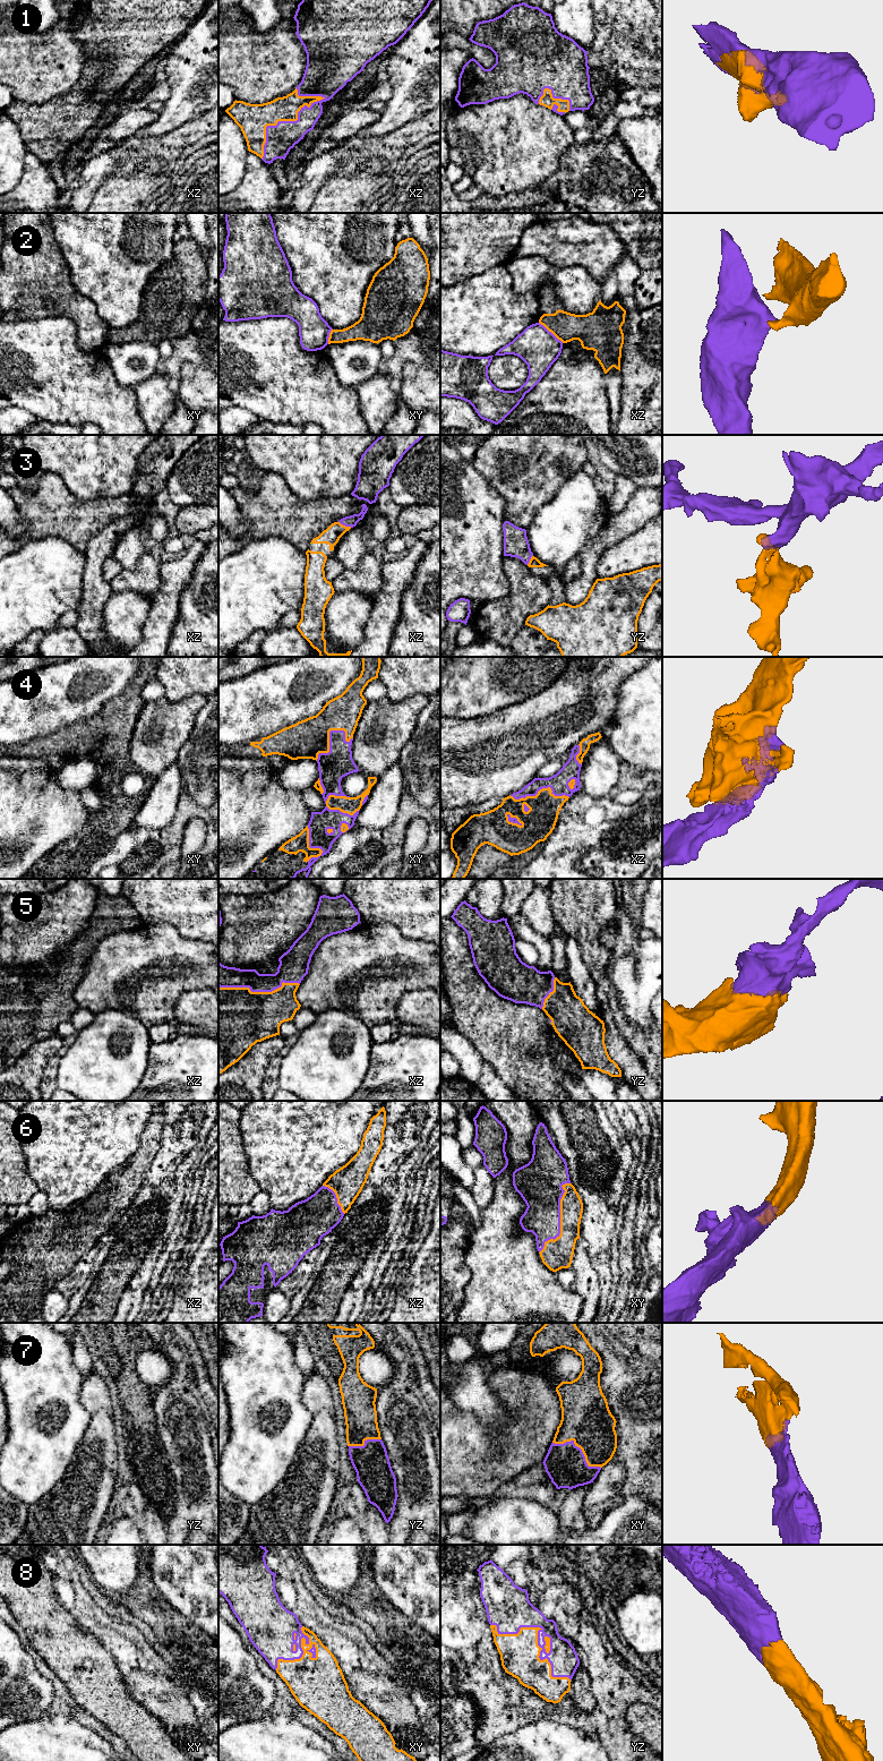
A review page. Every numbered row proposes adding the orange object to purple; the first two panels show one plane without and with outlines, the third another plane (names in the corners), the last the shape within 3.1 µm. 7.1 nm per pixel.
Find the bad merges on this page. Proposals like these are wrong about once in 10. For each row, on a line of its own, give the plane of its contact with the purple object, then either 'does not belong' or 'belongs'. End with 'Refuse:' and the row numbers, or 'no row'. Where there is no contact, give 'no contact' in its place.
1: contact in xz; belongs
2: contact in xz; does not belong
3: contact in xz; belongs
4: contact in xy; belongs
5: contact in xz; belongs
6: contact in xy; belongs
7: contact in xy; belongs
8: contact in yz; belongs
Refuse: 2

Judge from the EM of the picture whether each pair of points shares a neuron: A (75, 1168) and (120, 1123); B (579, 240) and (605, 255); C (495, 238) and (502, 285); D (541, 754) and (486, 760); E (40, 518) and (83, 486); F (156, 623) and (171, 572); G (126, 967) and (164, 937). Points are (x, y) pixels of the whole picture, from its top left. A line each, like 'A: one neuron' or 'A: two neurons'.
A: one neuron
B: one neuron
C: two neurons
D: one neuron
E: two neurons
F: one neuron
G: one neuron

